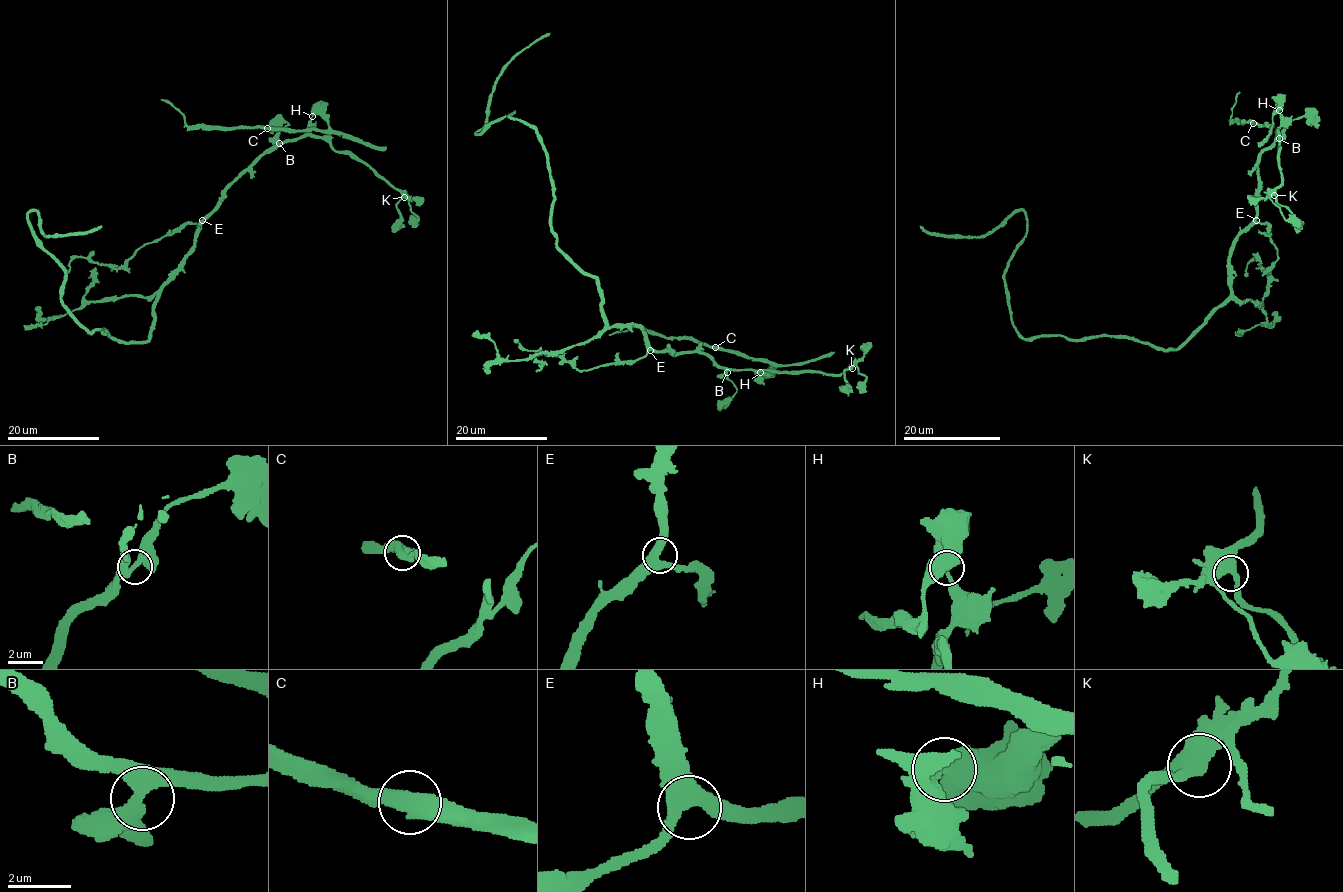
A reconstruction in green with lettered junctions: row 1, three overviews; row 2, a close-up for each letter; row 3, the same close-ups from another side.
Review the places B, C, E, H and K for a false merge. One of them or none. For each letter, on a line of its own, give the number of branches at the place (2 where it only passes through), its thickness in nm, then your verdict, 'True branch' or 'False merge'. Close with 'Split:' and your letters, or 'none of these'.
B: Branches: 3. Thickness 380 nm. True branch
C: Branches: 2. Thickness 550 nm. True branch
E: Branches: 3. Thickness 460 nm. True branch
H: Branches: 2. Thickness 300 nm. False merge
K: Branches: 2. Thickness 600 nm. True branch
Split: H

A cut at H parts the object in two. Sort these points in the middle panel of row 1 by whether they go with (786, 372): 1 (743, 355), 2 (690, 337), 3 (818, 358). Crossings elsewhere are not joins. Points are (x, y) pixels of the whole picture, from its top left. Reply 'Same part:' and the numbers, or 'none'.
Same part: none

